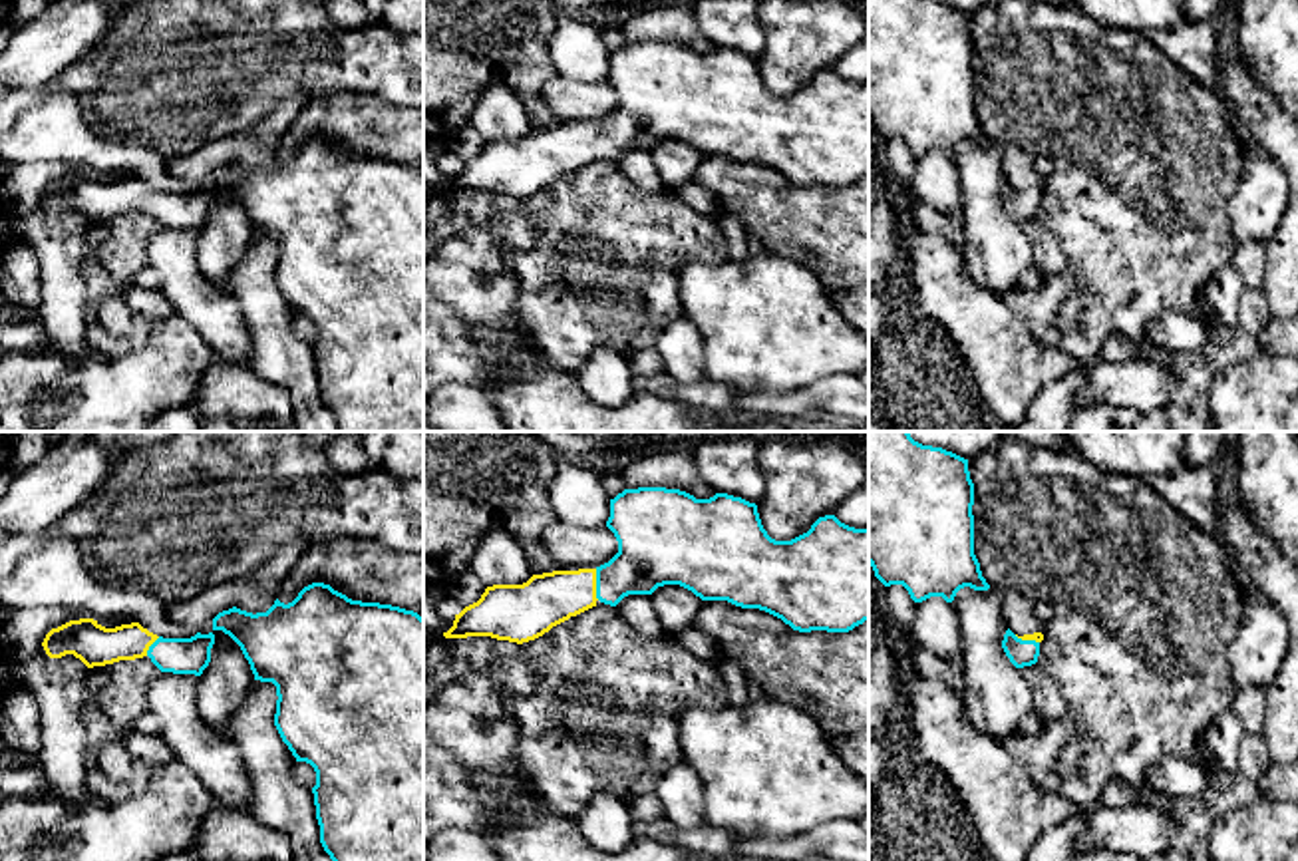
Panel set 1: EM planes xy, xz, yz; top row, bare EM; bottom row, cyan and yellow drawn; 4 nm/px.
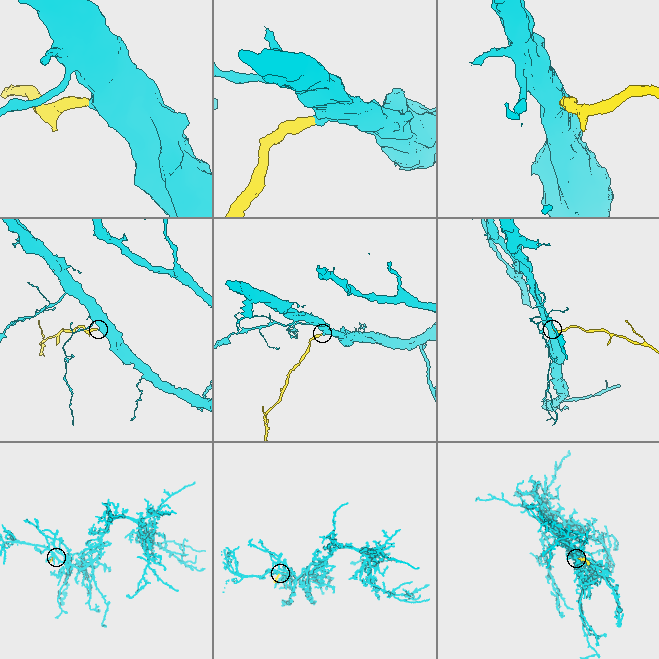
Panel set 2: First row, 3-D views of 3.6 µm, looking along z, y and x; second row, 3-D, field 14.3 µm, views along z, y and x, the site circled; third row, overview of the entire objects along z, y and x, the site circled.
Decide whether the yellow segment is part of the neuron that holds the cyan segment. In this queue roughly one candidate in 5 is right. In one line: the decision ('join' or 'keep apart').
join

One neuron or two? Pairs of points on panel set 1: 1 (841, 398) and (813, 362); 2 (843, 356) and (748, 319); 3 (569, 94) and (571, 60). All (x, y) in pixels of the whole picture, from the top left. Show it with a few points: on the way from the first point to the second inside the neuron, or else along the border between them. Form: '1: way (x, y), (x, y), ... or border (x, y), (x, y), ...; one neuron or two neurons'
1: border (847, 372), (823, 376), (780, 394); two neurons
2: way (819, 343), (772, 329); one neuron
3: border (559, 74), (585, 82), (605, 80); two neurons

